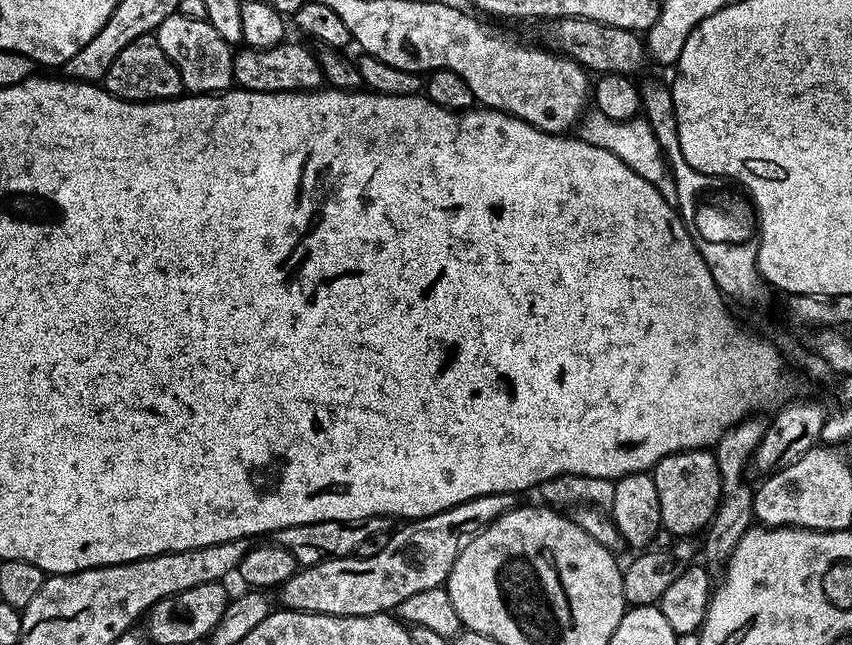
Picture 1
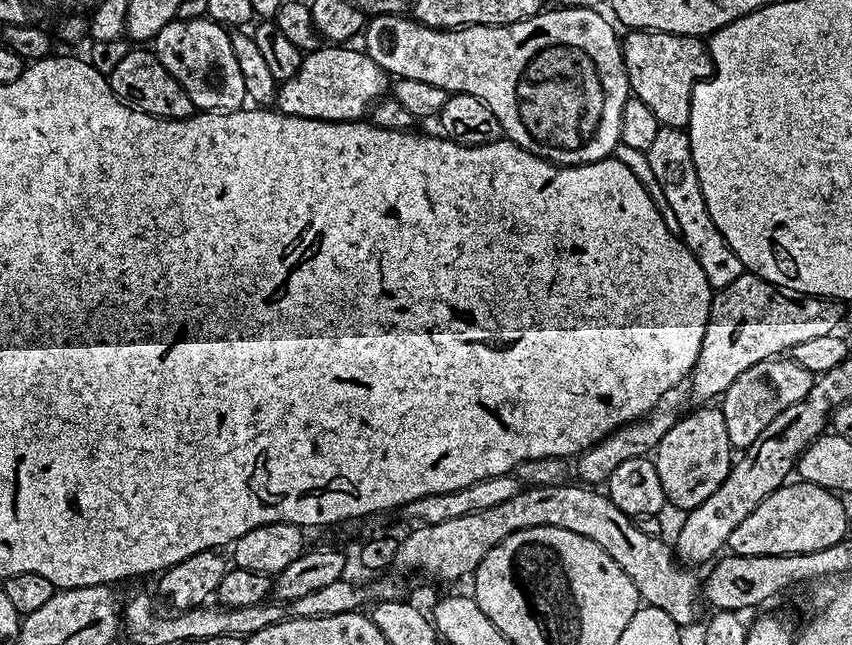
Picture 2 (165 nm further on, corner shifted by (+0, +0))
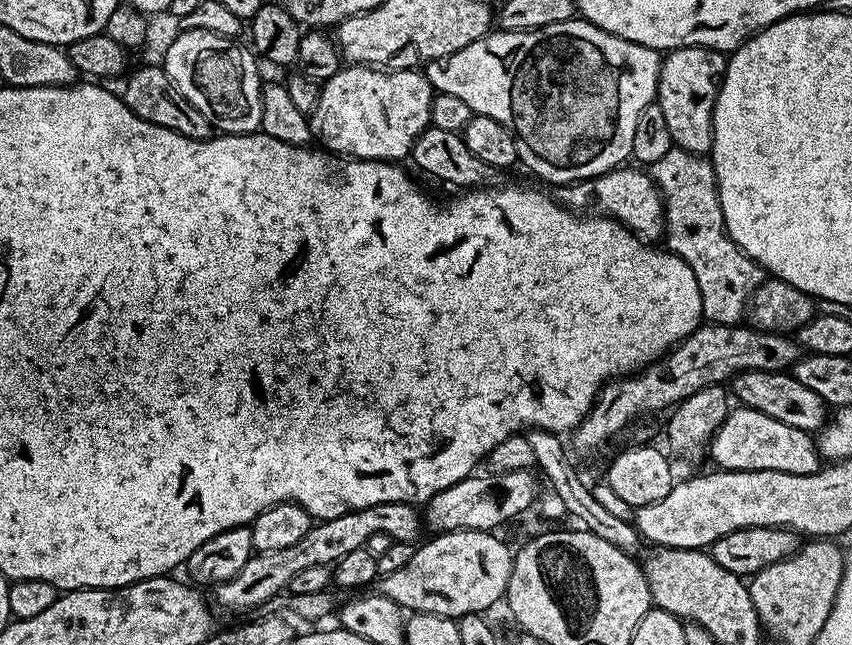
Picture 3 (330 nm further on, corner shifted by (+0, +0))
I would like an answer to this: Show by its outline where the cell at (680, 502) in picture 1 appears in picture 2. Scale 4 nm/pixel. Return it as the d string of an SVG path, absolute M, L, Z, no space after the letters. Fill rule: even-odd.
M696 406L693 412L681 415L668 431L666 438L658 442L654 463L658 479L662 482L664 499L669 505L683 510L697 508L730 474L734 463L734 449L726 434L721 409L716 406ZM714 407L714 408L712 408ZM733 455L733 456L732 456Z

